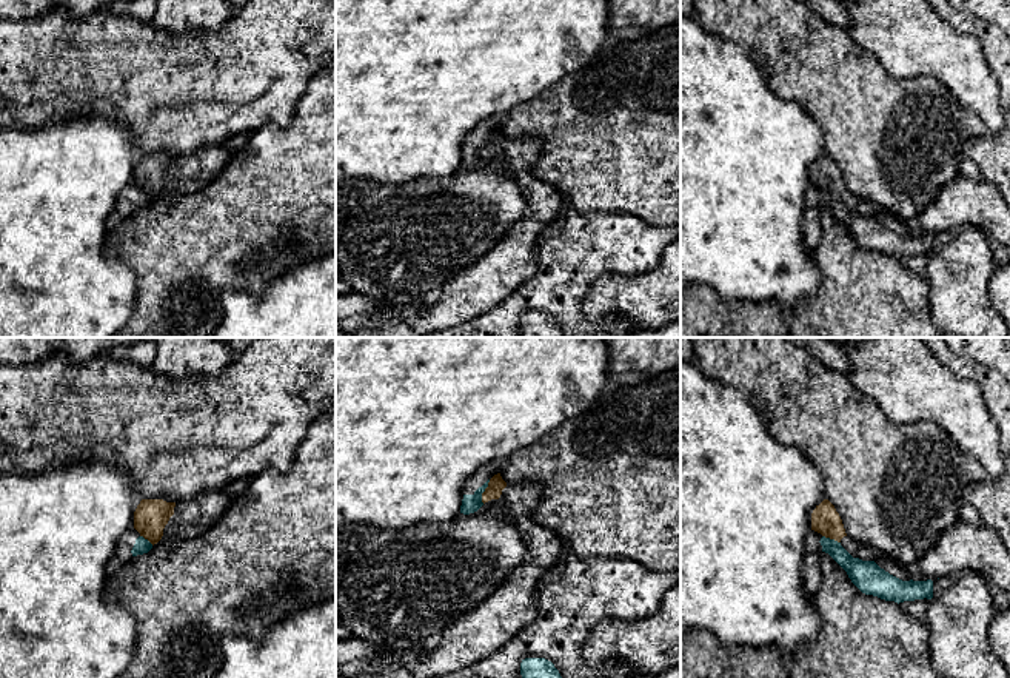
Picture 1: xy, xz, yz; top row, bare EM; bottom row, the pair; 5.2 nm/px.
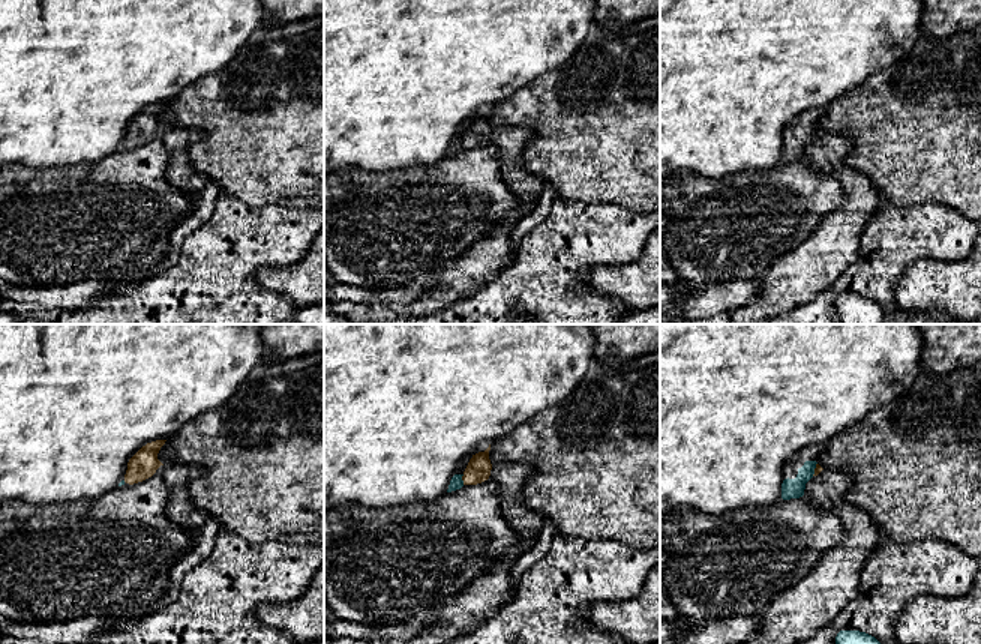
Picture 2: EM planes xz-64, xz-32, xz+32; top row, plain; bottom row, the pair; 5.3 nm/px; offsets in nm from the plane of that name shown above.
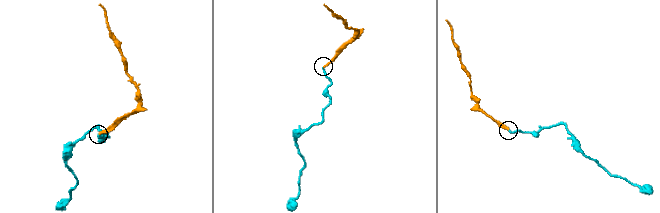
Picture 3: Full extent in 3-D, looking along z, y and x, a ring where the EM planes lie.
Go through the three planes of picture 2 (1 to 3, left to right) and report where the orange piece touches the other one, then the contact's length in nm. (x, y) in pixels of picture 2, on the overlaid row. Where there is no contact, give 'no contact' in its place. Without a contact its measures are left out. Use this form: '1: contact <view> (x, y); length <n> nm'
1: no contact
2: contact xz-32 (461, 479); length 60 nm
3: contact xz+32 (815, 467); length 80 nm

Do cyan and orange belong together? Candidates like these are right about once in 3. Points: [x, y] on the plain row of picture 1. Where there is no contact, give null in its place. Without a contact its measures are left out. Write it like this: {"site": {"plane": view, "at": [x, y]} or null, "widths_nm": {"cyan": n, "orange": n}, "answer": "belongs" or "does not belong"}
{"site": {"plane": "xz", "at": [484, 145]}, "widths_nm": {"cyan": 100, "orange": 90}, "answer": "does not belong"}

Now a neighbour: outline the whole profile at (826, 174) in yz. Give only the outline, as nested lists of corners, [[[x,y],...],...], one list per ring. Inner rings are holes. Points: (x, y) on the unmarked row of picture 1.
[[[824,154],[811,168],[811,185],[825,193],[838,196],[853,213],[862,216],[875,216],[879,208],[856,196],[853,196],[844,183],[842,174],[834,160]]]

